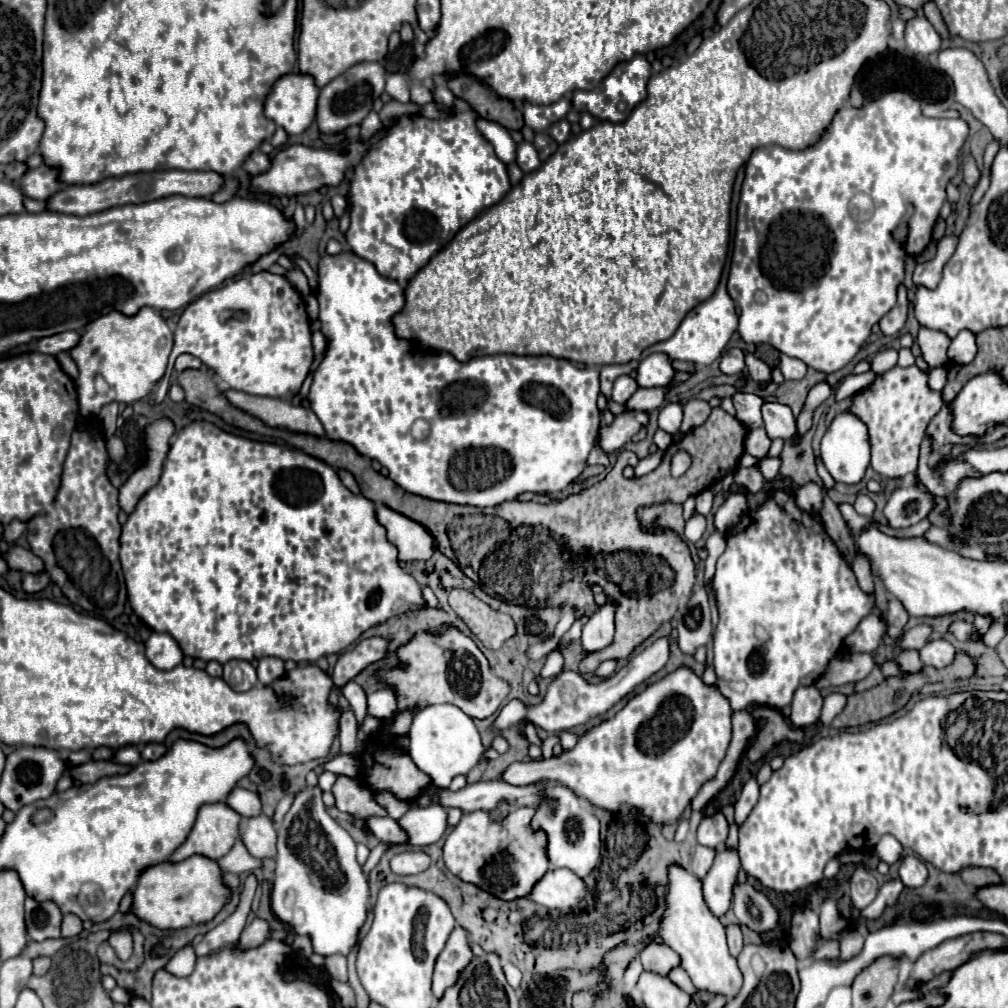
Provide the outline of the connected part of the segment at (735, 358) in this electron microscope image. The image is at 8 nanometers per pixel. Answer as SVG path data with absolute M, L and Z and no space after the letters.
M730 348L728 352L724 352L722 360L720 360L720 372L722 374L740 374L744 370L744 352L740 348Z

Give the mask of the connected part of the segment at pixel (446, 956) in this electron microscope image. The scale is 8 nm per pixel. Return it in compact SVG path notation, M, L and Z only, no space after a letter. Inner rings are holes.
M456 926L452 930L444 950L440 952L440 956L436 960L436 968L434 968L432 992L438 1000L442 998L444 990L448 990L450 986L456 984L460 972L464 972L464 968L470 964L472 958L474 958L474 954L470 948L470 934L462 926Z

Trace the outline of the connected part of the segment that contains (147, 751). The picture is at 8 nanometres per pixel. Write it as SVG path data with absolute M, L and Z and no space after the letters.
M146 744L142 748L142 758L144 760L158 760L164 754L166 754L166 746L164 744Z

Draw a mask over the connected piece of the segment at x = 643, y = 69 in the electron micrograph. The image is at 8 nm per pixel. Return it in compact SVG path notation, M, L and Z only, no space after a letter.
M634 56L628 62L618 64L594 90L576 90L572 96L572 106L578 112L588 112L596 116L598 120L610 120L610 122L624 122L628 118L628 112L640 104L646 96L646 84L650 78L650 64L644 56Z

